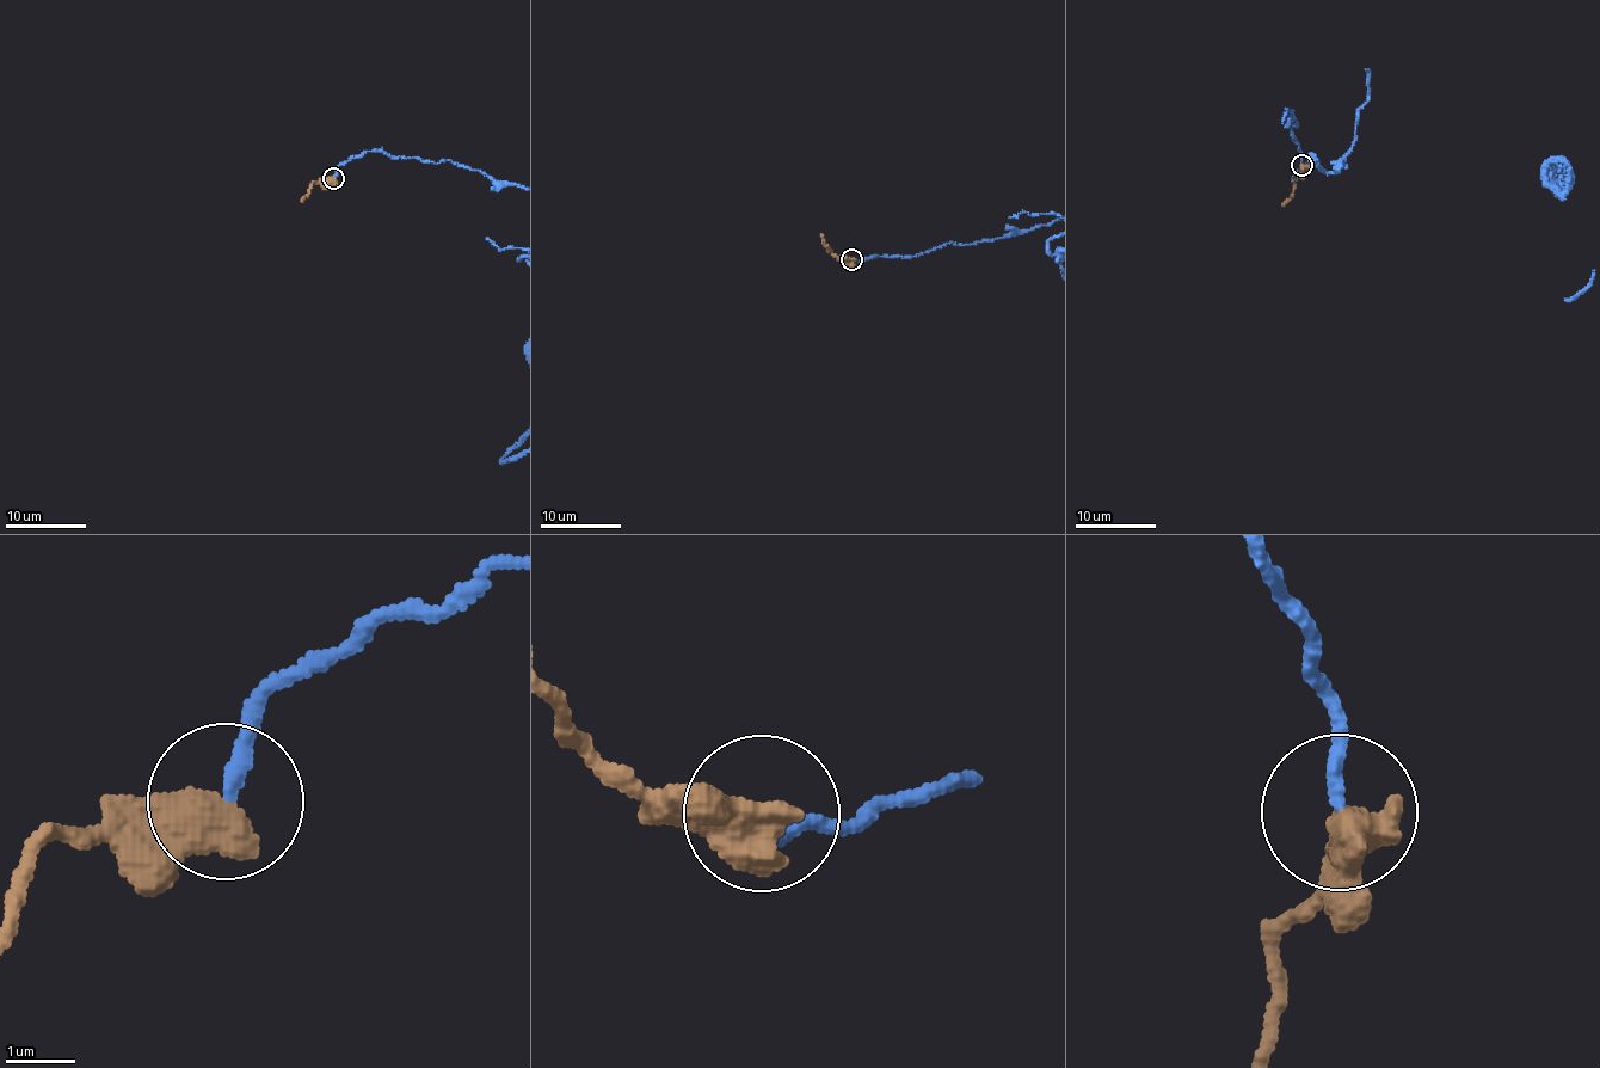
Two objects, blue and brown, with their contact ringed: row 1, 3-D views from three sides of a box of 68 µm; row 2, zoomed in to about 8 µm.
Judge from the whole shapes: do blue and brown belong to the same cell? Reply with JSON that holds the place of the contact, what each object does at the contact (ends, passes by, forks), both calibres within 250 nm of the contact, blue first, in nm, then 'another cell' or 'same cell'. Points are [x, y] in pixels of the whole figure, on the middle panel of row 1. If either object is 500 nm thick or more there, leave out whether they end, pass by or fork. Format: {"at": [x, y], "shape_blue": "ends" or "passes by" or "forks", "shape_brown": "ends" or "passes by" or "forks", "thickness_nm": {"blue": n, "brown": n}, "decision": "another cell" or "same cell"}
{"at": [851, 259], "thickness_nm": {"blue": 200, "brown": 750}, "decision": "same cell"}

